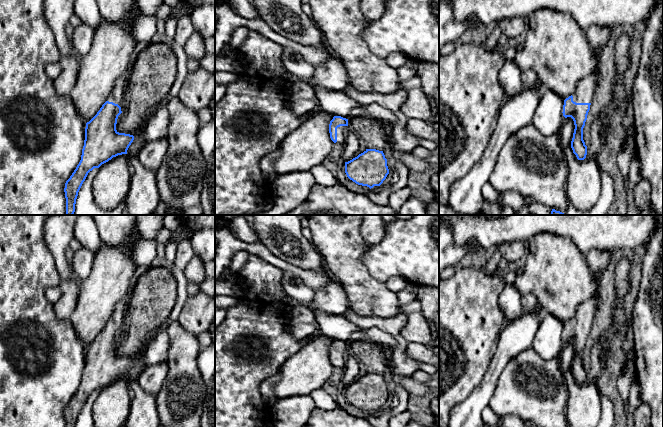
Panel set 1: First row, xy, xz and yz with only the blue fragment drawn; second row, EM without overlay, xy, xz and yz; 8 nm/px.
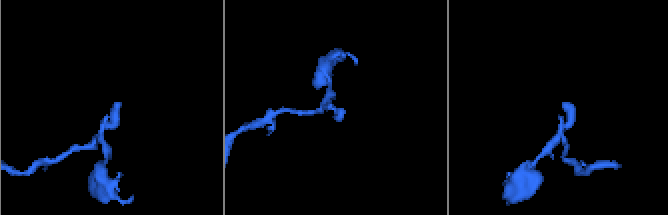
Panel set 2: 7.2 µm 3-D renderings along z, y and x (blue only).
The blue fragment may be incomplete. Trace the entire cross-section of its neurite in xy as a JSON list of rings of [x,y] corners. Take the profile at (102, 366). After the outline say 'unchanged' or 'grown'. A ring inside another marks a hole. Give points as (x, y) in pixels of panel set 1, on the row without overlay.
[[[128,297],[114,308],[112,317],[97,338],[86,347],[81,384],[65,407],[66,427],[76,427],[78,416],[88,397],[113,381],[127,378],[134,360],[116,354],[118,340],[125,324]]]; grown

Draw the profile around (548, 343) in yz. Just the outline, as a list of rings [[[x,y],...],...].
[[[543,313],[532,345],[533,350],[544,360],[558,358],[565,344],[563,329],[562,321],[550,313]]]

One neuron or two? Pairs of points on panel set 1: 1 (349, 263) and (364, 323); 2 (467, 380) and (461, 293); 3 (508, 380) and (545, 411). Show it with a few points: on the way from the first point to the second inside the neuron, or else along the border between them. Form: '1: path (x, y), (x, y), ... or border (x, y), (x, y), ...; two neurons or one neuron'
1: border (349, 308), (360, 315), (385, 318); two neurons
2: path (468, 358), (467, 350), (461, 339), (461, 315); one neuron
3: path (516, 389), (536, 402); one neuron

